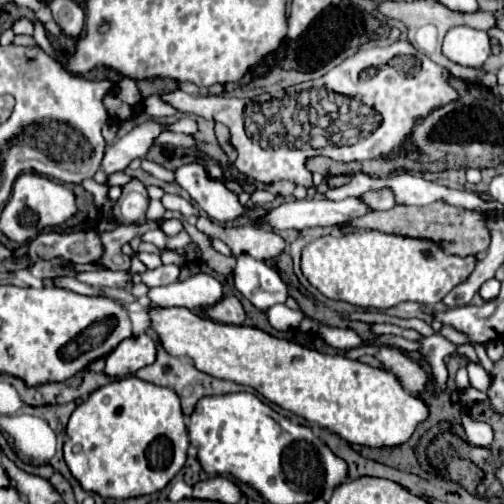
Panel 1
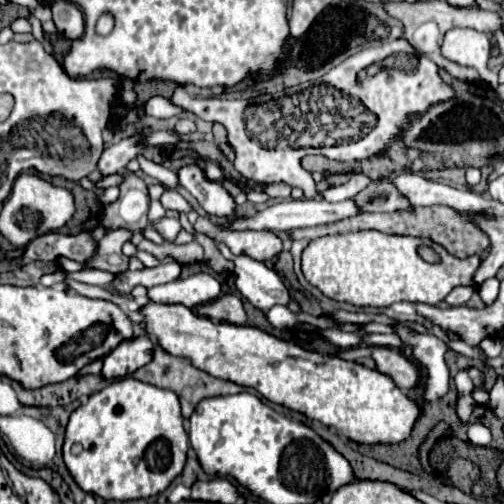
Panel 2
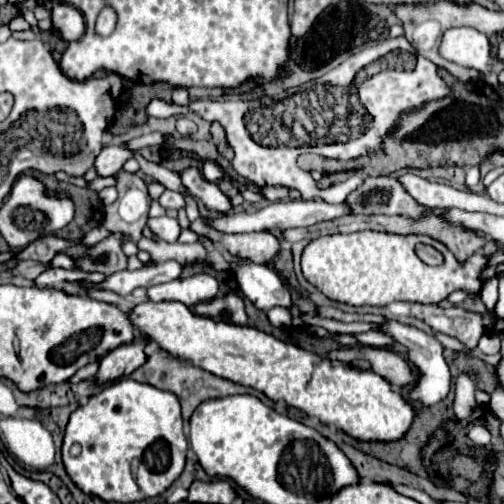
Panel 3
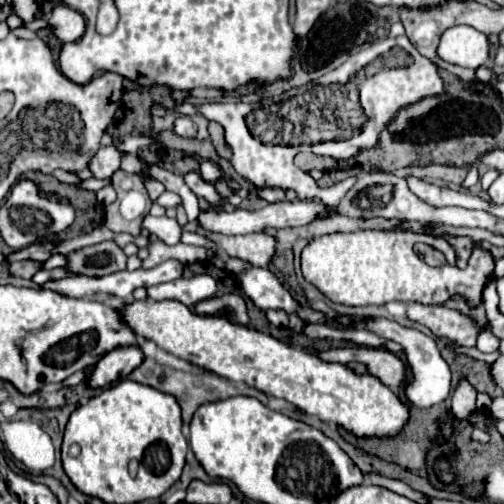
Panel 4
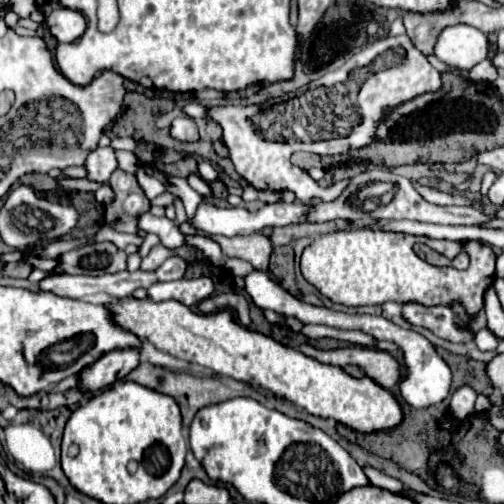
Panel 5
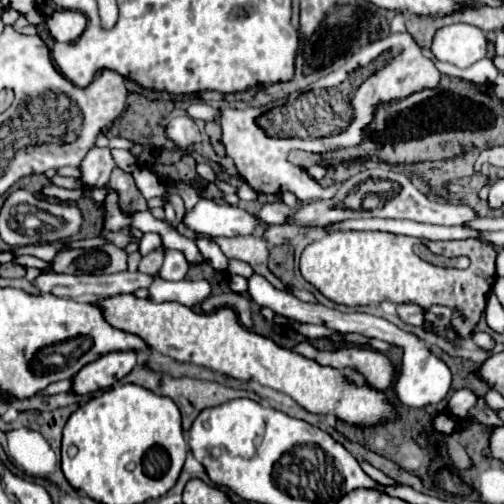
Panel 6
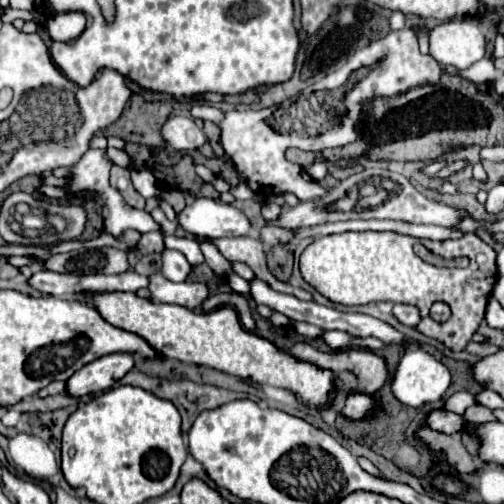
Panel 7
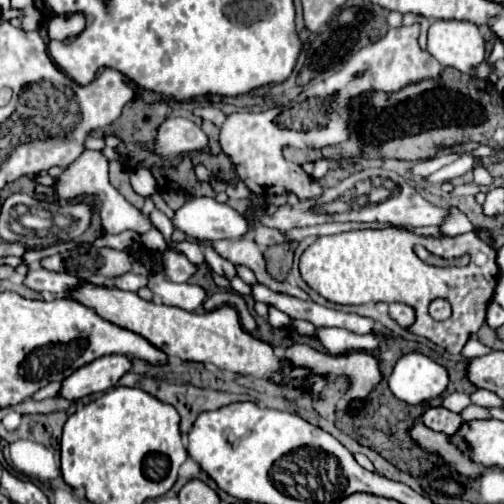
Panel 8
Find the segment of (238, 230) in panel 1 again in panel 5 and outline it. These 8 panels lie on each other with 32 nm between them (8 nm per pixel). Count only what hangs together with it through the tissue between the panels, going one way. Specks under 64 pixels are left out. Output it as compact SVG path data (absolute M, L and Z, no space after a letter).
M248 234L248 236L212 236L220 244L222 252L230 258L248 260L258 270L268 270L268 258L272 254L272 240L266 234Z

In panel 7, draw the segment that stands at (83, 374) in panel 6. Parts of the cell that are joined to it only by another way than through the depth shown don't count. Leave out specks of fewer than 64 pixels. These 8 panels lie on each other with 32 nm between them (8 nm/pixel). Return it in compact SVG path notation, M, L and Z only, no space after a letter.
M116 352L102 356L100 360L94 360L92 364L86 364L80 368L70 380L68 380L68 394L70 396L86 396L94 392L102 392L114 386L116 380L124 378L134 366L134 356Z

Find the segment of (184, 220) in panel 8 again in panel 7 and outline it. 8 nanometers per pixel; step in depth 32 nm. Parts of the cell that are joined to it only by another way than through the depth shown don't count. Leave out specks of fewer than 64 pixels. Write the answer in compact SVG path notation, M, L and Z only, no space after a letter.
M198 198L192 206L186 206L178 216L178 222L200 240L246 236L252 230L252 222L242 210L210 198Z

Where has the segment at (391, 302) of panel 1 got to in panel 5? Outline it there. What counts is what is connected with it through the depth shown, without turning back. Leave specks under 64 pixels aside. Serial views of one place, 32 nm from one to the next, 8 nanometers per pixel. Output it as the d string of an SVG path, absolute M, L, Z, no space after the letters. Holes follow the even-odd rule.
M348 230L332 232L316 238L302 252L302 276L314 284L320 294L330 298L336 304L344 306L366 306L366 304L384 304L384 302L418 302L422 306L432 304L452 304L462 302L468 314L476 314L484 306L484 290L494 282L494 252L490 246L480 242L450 242L450 240L432 240L426 236L410 236L400 232L386 230ZM424 242L430 248L442 252L446 258L456 258L458 250L470 254L470 266L466 270L456 270L452 266L432 268L420 260L412 246Z

